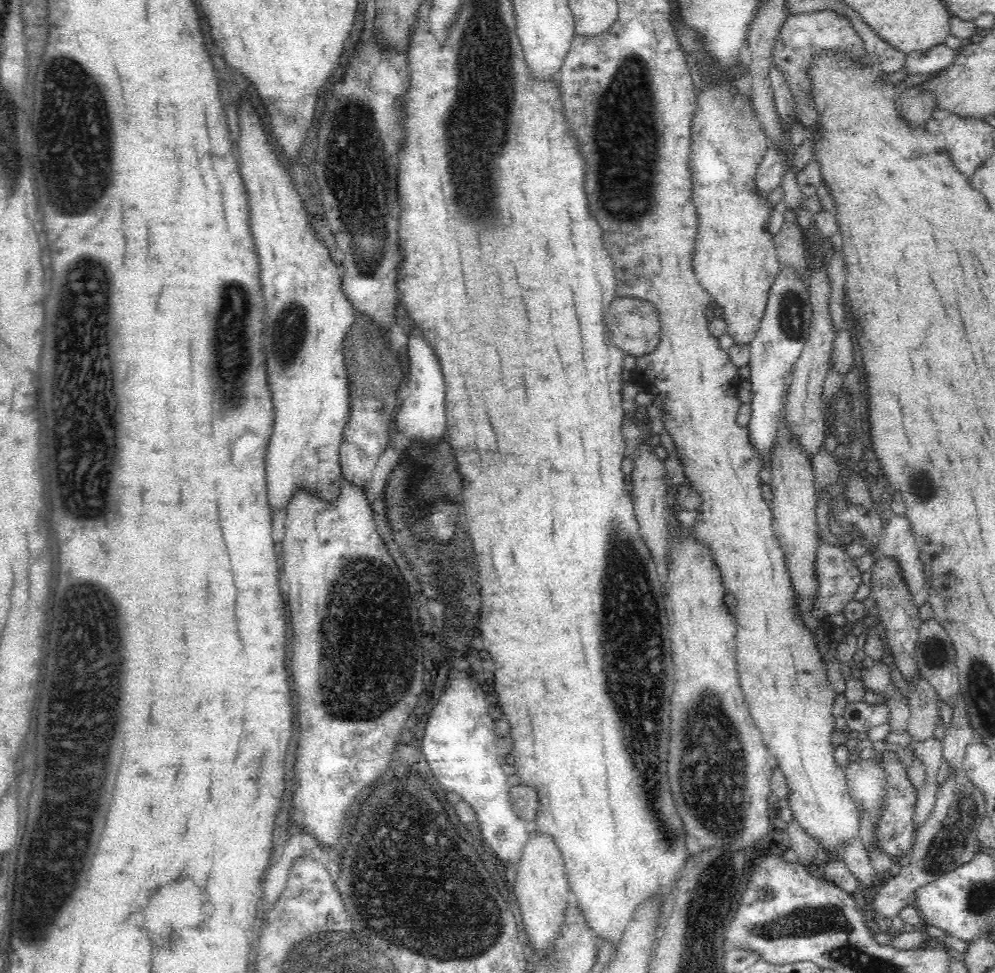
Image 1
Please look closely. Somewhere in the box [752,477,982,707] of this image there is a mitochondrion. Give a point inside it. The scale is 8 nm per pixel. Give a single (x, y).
(933, 653)

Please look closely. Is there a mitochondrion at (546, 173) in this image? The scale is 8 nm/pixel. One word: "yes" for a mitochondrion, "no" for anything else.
no

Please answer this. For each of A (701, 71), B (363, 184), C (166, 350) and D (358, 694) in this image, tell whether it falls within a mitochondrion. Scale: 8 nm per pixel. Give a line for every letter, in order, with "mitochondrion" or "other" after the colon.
A: other
B: mitochondrion
C: other
D: mitochondrion

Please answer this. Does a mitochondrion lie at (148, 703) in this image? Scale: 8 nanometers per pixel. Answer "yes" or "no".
no

